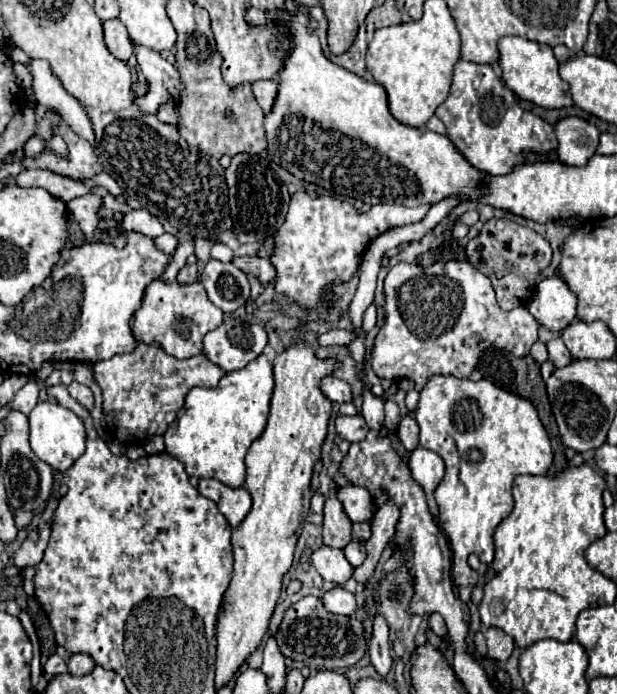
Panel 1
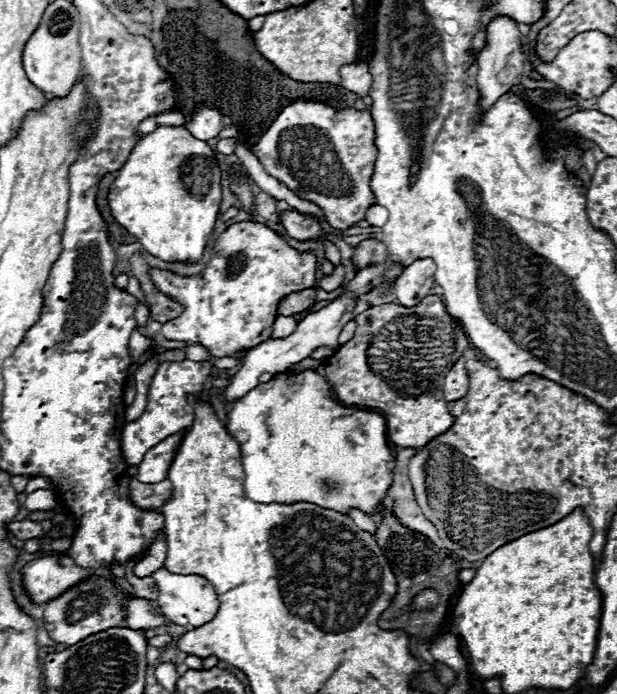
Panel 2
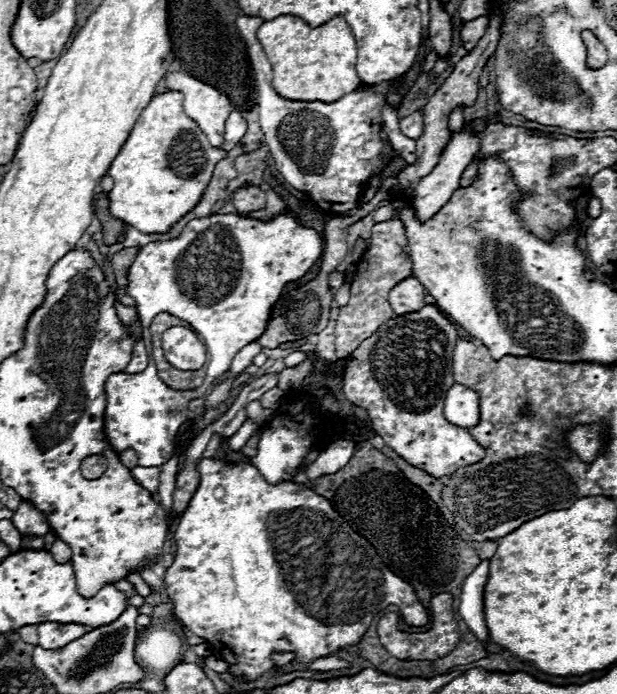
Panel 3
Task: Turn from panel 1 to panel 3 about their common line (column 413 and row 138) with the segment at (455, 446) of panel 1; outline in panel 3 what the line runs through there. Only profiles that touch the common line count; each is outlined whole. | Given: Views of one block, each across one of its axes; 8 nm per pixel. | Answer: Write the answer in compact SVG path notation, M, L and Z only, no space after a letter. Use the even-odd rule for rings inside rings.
M414 112L400 122L400 130L404 136L416 140L422 134L422 112Z

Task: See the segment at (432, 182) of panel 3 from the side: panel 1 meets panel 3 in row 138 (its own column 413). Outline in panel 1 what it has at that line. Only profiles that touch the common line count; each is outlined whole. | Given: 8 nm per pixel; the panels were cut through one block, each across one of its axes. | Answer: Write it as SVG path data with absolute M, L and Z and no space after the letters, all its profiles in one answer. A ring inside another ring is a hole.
M416 448L410 452L410 460L408 460L408 468L412 472L412 478L422 486L422 490L426 492L428 498L428 508L432 512L432 516L438 514L436 502L434 502L434 488L436 484L440 484L440 480L444 478L444 460L426 448Z

